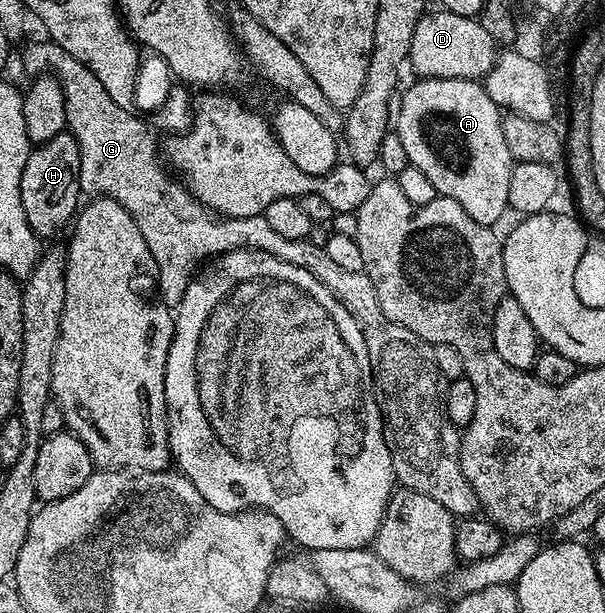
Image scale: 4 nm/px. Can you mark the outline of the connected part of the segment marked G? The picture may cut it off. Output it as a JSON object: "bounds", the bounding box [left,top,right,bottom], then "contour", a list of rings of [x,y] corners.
{"bounds":[24,42,478,517],"contour":[[[43,42],[32,43],[25,49],[24,67],[32,77],[51,73],[62,85],[66,101],[67,130],[71,131],[78,141],[80,150],[80,190],[88,197],[96,196],[118,201],[118,205],[122,205],[122,209],[126,209],[130,217],[134,217],[134,225],[138,225],[138,233],[142,233],[146,249],[150,249],[150,257],[154,257],[156,262],[156,286],[160,298],[169,305],[179,305],[197,274],[196,266],[203,259],[223,257],[228,251],[241,249],[270,253],[270,257],[278,257],[278,261],[298,265],[306,269],[306,273],[318,277],[318,281],[322,281],[322,285],[326,285],[326,289],[330,289],[330,293],[334,293],[334,297],[338,297],[340,304],[352,314],[354,321],[358,321],[358,329],[362,329],[362,351],[372,370],[370,386],[380,407],[380,416],[384,418],[384,440],[390,449],[396,483],[400,487],[409,487],[418,493],[426,493],[426,497],[434,497],[434,501],[446,505],[446,509],[453,517],[475,516],[478,511],[476,494],[466,481],[466,473],[462,473],[460,460],[462,431],[461,428],[454,426],[444,413],[444,391],[438,364],[434,361],[433,344],[418,337],[418,333],[410,333],[406,325],[390,321],[390,317],[382,313],[382,305],[378,305],[374,281],[370,281],[370,277],[363,271],[349,273],[339,267],[326,254],[326,249],[319,242],[312,243],[311,238],[282,237],[272,228],[270,221],[266,221],[264,215],[226,219],[210,213],[166,166],[158,139],[156,143],[155,137],[152,136],[153,128],[147,122],[144,124],[136,111],[127,111],[122,109],[122,105],[114,105],[114,100],[110,98],[110,93],[106,93],[102,81],[98,81],[98,77],[94,77],[94,73],[90,73],[90,69],[82,65],[82,61],[70,57],[70,53],[66,53],[66,49],[62,49],[56,43]]]}

